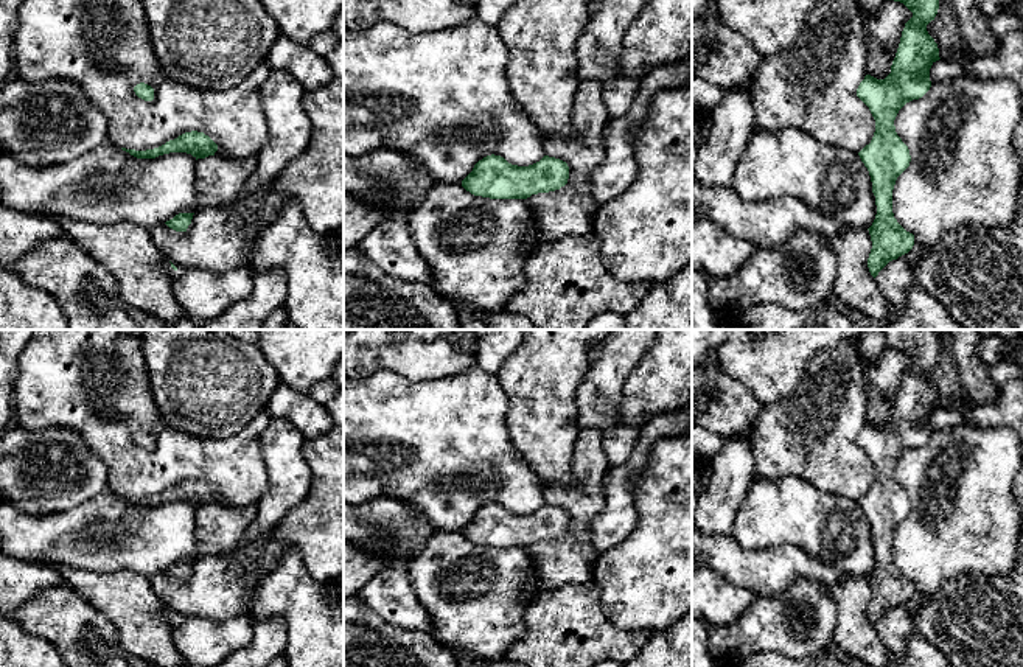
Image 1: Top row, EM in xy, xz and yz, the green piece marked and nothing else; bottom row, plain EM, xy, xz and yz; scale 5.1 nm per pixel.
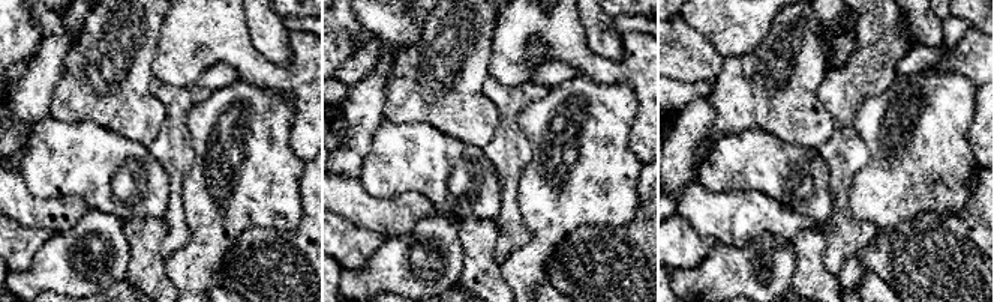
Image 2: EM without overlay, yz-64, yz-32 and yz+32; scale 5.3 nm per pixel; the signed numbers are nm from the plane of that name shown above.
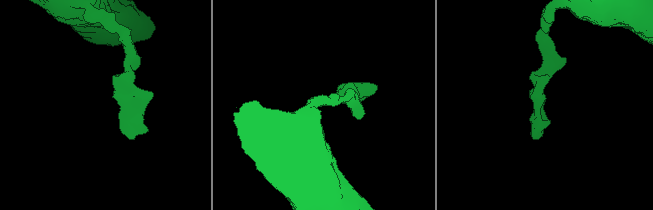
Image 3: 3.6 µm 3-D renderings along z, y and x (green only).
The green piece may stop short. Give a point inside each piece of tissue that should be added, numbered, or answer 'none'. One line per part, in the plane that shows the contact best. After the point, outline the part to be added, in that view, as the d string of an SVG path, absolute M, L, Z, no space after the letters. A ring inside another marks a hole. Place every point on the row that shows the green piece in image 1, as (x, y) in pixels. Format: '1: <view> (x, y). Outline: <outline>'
none

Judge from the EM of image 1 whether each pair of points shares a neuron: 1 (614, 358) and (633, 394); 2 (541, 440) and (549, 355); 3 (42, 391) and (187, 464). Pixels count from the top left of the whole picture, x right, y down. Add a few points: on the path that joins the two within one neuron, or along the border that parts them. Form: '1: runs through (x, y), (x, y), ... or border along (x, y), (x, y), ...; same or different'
1: border along (649, 349), (625, 380), (619, 414); different
2: runs through (541, 419), (541, 377); same
3: runs through (78, 408), (132, 460), (151, 460); same

